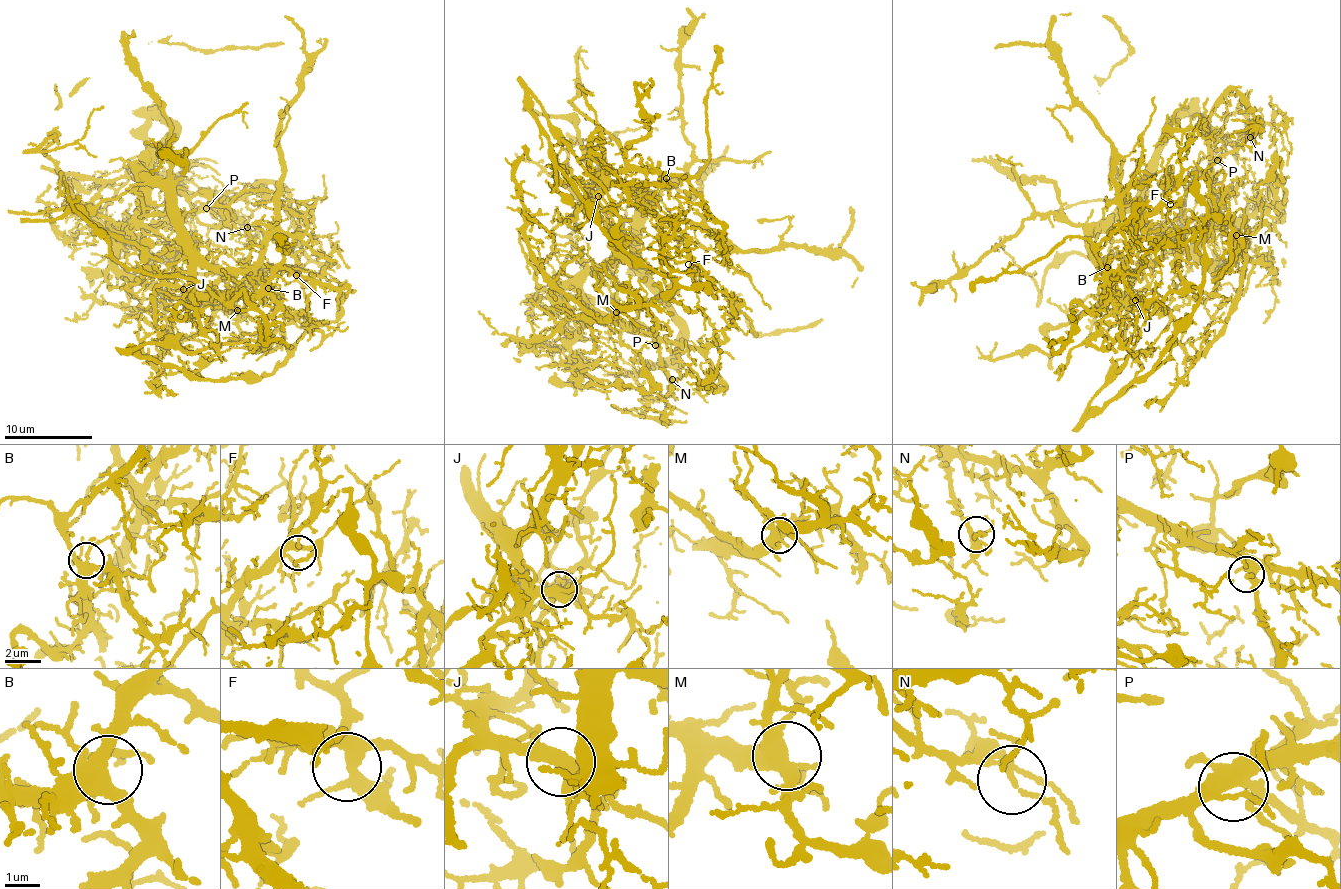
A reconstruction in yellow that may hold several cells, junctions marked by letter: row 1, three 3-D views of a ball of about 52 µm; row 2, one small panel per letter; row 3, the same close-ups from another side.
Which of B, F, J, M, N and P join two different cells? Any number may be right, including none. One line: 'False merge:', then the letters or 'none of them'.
False merge: none of them

